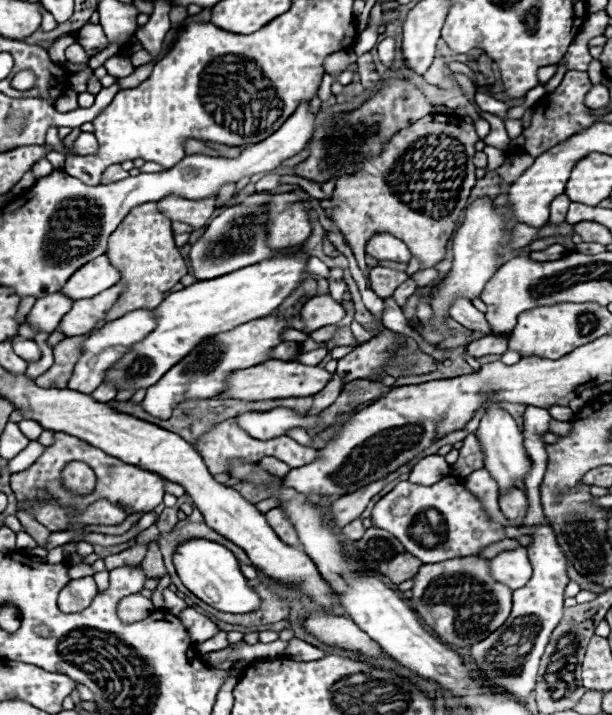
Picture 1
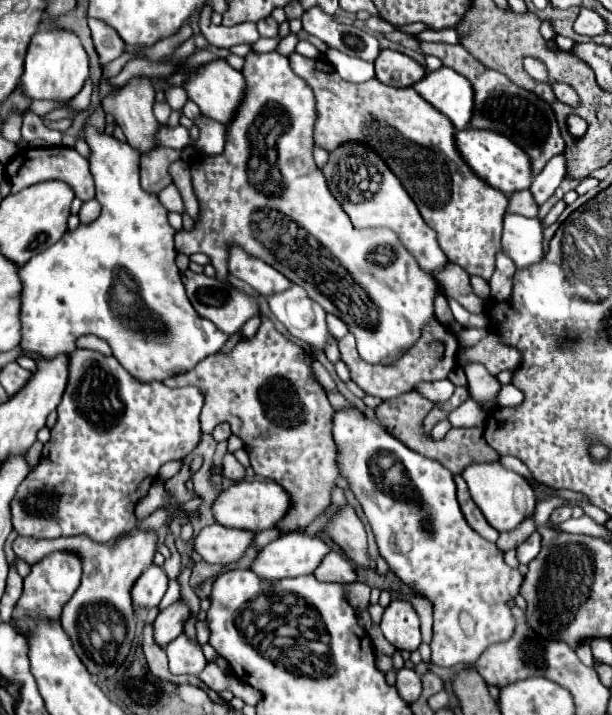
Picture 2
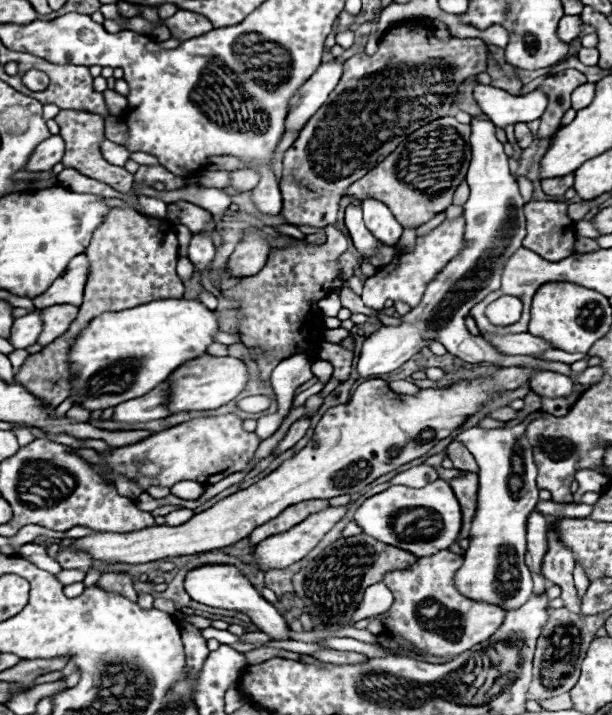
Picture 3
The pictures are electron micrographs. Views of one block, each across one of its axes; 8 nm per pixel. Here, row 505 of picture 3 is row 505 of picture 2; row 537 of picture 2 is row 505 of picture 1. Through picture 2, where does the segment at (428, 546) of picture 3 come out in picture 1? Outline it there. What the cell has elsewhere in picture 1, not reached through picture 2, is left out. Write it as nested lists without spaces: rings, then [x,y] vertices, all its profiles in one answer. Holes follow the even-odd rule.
[[[446,476],[432,486],[418,486],[412,482],[396,484],[396,488],[392,492],[388,492],[382,500],[376,502],[376,506],[372,510],[372,524],[376,528],[382,528],[382,530],[394,534],[402,542],[406,552],[414,554],[424,564],[434,564],[434,562],[442,562],[442,560],[450,560],[450,558],[458,558],[458,556],[474,556],[484,546],[504,538],[502,524],[490,522],[490,518],[482,510],[480,500],[474,498],[454,476]],[[428,508],[436,508],[442,514],[442,520],[446,524],[446,540],[434,548],[424,548],[408,534],[408,528],[412,526],[416,516],[426,512]]]

